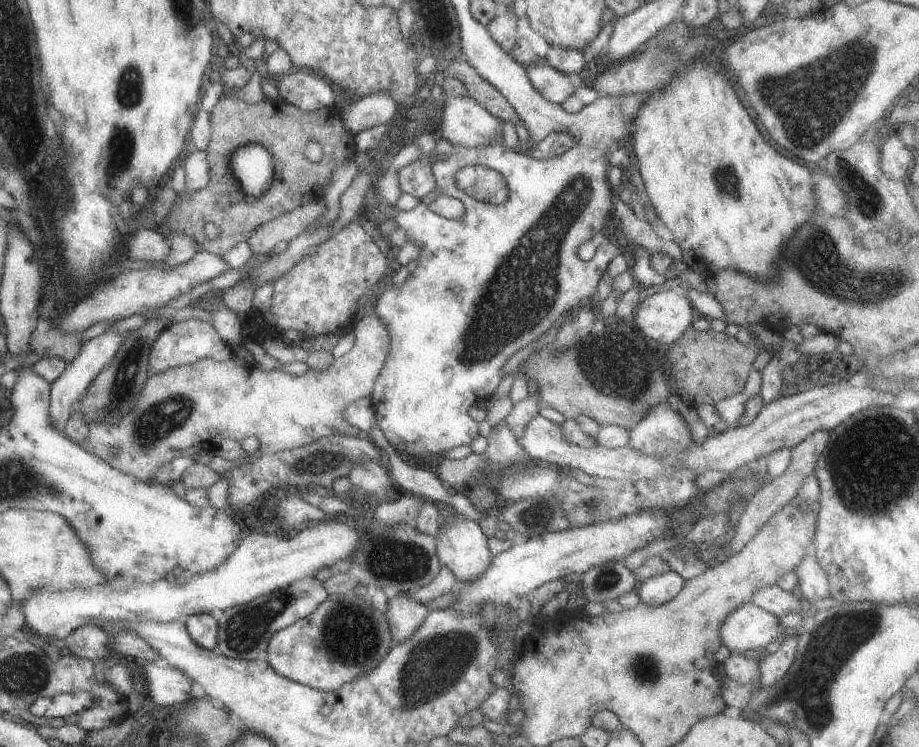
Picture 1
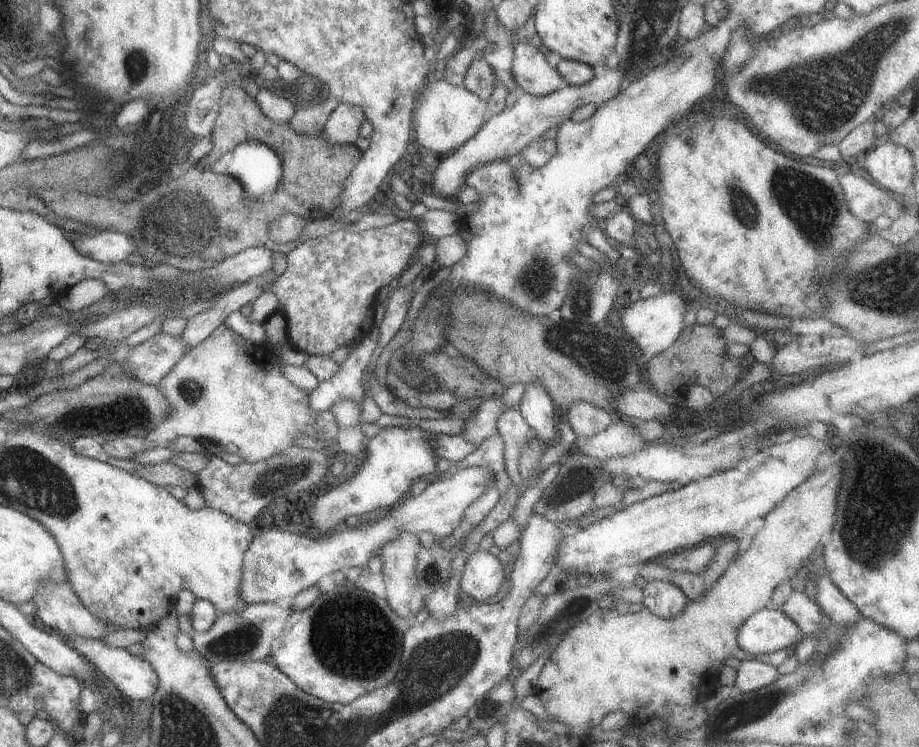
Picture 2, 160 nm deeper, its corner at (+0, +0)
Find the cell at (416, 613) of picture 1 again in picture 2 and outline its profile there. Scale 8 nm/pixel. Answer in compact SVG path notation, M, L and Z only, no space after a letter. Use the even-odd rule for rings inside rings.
M402 532L394 536L388 543L380 546L378 551L382 565L380 572L385 590L385 600L389 608L401 618L415 616L422 608L423 592L417 584L414 575L414 566L420 549L420 542L417 539L418 533Z

